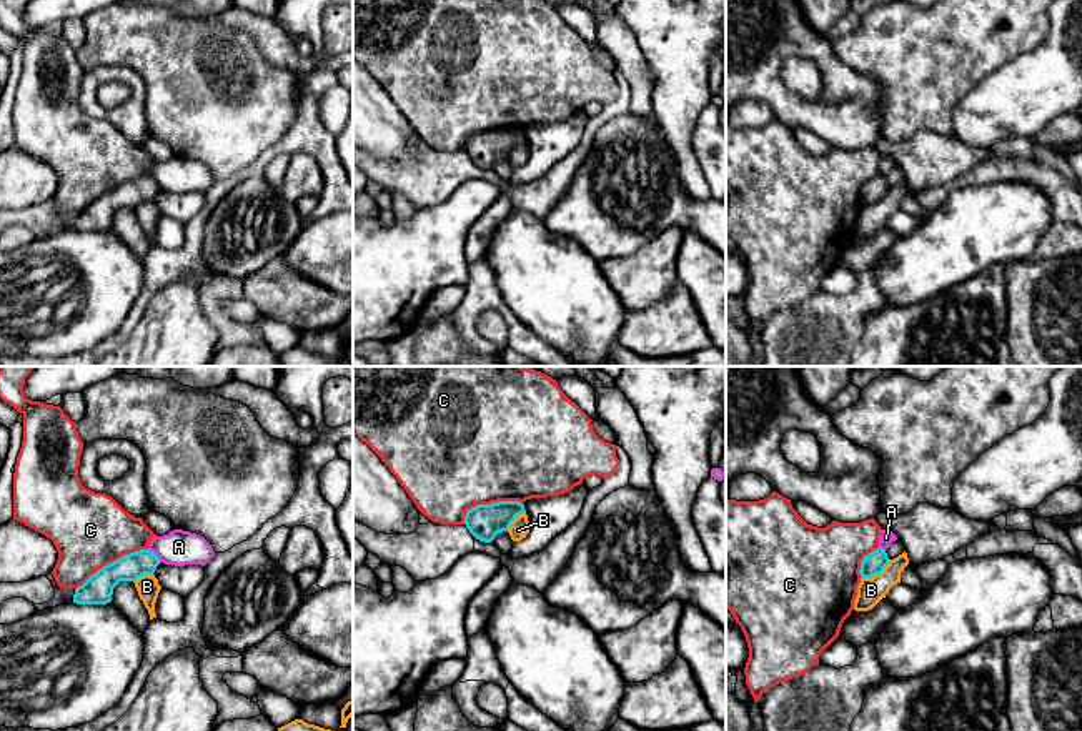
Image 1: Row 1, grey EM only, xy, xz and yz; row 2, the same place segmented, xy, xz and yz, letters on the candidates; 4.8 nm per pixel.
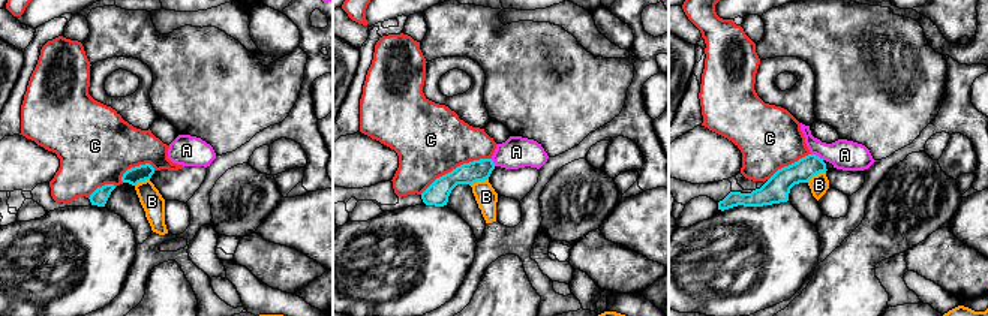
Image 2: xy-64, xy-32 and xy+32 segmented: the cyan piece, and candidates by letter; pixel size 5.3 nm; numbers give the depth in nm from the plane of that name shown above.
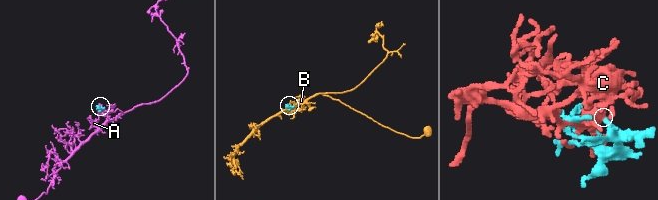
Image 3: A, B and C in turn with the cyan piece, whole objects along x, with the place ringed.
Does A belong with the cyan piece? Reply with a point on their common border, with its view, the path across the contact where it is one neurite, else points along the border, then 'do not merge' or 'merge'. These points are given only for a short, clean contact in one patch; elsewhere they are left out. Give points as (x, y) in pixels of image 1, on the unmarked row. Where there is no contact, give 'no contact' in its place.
xy (155, 182) | along xy (148, 175), (160, 188) | do not merge

